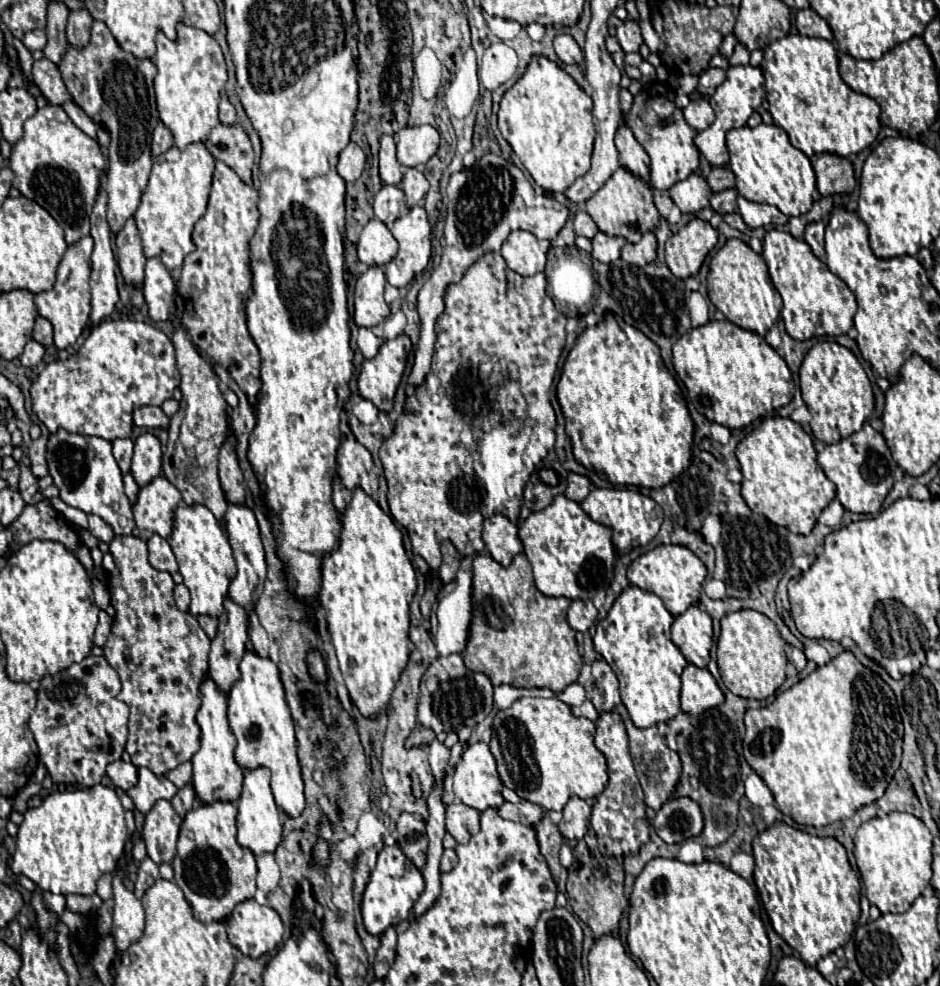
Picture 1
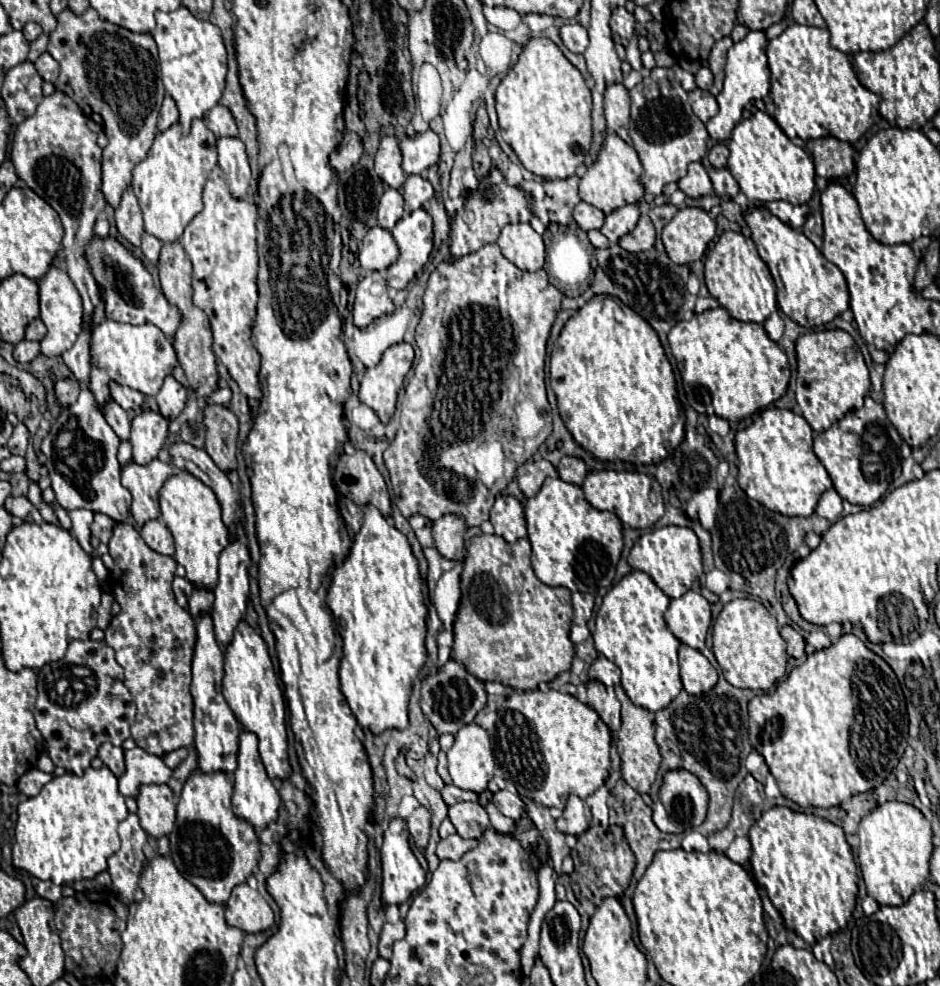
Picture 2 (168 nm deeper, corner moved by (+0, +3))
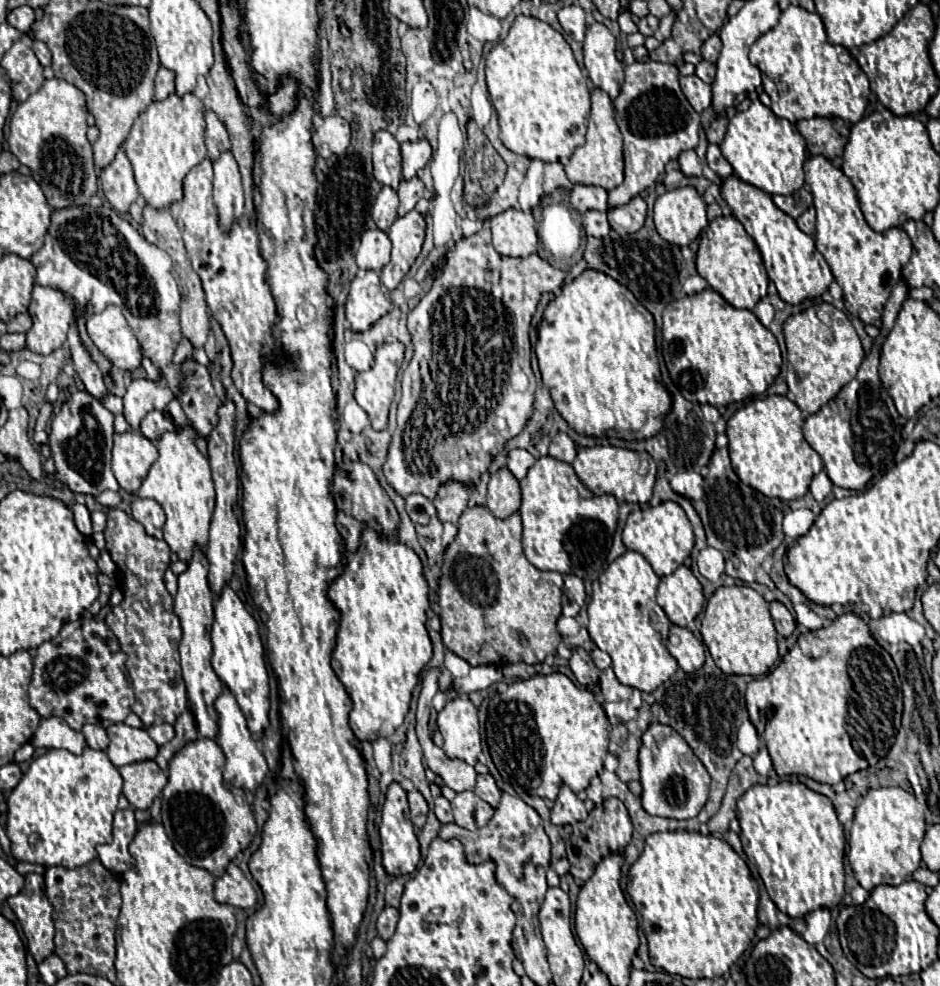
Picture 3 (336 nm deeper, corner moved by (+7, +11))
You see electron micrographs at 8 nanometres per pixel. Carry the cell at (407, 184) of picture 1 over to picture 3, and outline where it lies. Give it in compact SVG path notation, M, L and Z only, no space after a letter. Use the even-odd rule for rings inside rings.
M413 177L409 181L401 179L397 193L399 193L399 201L401 201L399 203L399 215L405 215L407 211L411 211L415 207L415 203L421 197L425 197L425 185L419 177Z

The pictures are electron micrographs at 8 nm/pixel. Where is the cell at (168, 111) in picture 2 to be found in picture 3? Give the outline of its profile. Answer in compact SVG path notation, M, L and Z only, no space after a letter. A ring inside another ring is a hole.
M163 67L159 69L155 77L155 99L163 101L175 91L175 81L173 81L173 71L165 71Z

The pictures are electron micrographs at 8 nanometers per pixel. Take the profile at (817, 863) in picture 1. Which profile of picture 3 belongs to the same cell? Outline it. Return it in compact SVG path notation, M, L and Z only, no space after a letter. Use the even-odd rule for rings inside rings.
M801 783L753 785L737 801L737 819L741 825L741 843L747 859L755 863L771 901L791 919L803 919L817 909L833 909L845 895L845 833L831 801L825 795L809 791Z

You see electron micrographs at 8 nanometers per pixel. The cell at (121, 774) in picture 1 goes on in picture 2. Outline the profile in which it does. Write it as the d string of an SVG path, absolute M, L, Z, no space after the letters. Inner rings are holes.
M102 743L98 757L104 761L104 765L116 775L120 777L124 773L124 749L116 747L112 743Z

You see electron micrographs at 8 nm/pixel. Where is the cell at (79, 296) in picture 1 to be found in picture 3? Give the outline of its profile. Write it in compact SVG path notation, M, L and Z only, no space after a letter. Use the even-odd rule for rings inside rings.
M35 285L29 313L33 317L33 327L27 331L27 349L39 355L49 355L51 351L59 349L67 341L67 331L73 321L73 301L61 289Z

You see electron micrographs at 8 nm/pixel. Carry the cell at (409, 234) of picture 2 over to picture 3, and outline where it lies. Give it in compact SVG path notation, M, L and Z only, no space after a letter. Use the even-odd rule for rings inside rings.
M413 209L407 215L397 217L387 235L393 243L393 251L391 261L381 271L381 283L387 289L395 289L421 253L421 245L425 239L425 219L419 211Z

